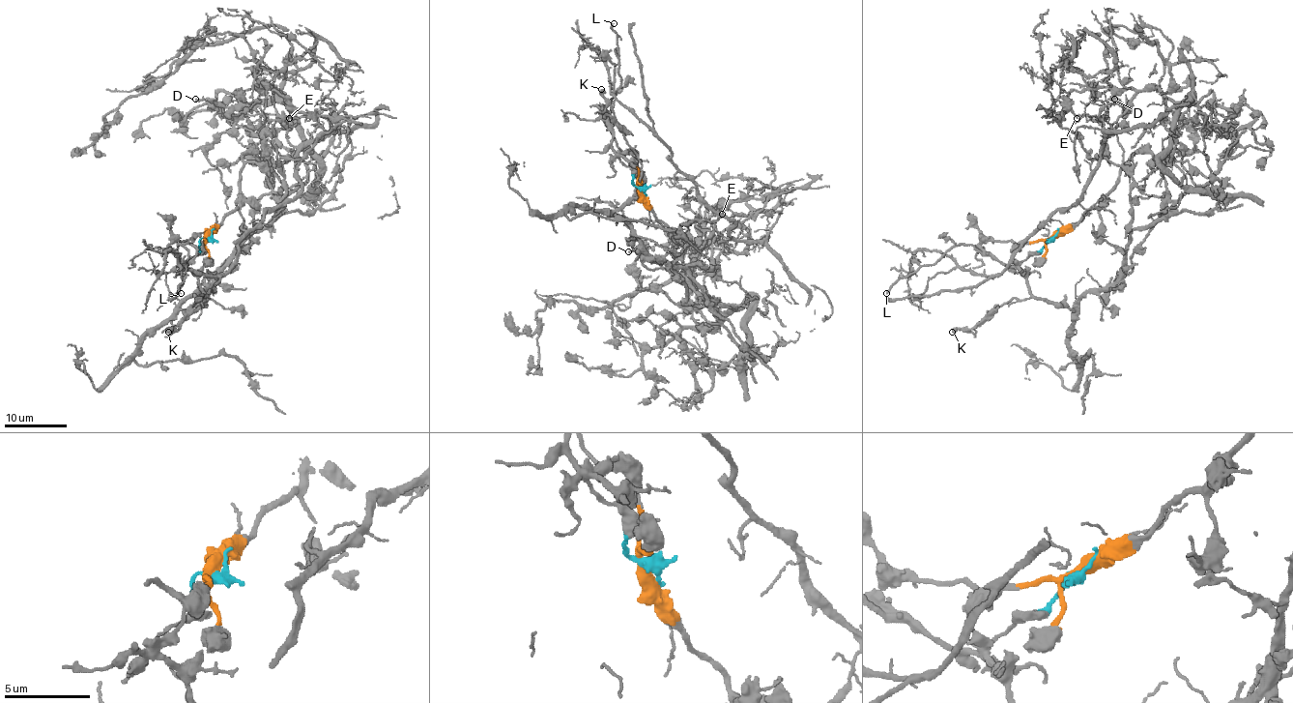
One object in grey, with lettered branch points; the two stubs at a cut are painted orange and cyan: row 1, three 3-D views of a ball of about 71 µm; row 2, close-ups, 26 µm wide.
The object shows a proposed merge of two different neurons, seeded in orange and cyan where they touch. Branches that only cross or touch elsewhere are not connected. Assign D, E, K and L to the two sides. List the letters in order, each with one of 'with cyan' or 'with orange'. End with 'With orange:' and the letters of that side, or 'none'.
D: with orange
E: with orange
K: with cyan
L: with cyan
With orange: D, E

